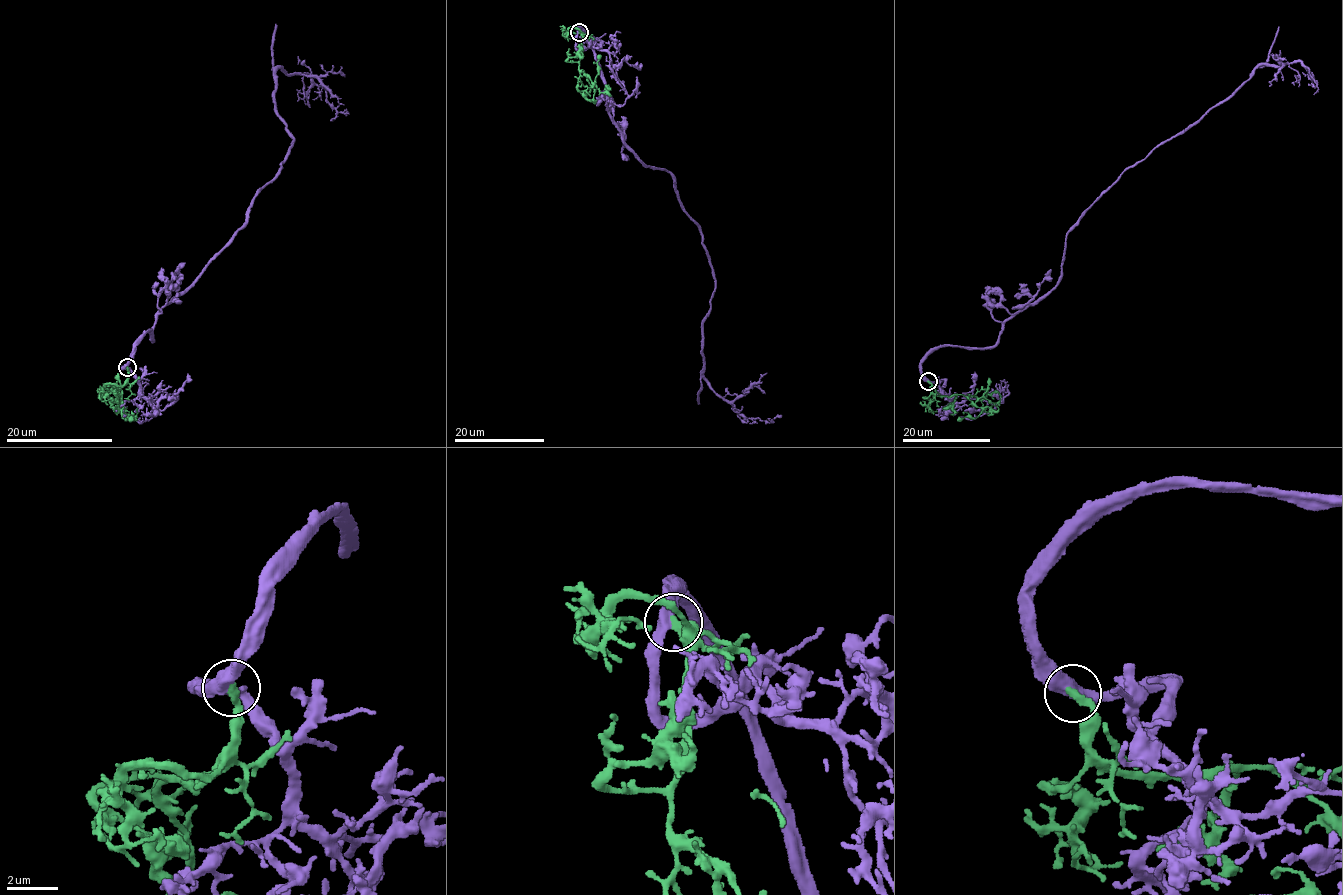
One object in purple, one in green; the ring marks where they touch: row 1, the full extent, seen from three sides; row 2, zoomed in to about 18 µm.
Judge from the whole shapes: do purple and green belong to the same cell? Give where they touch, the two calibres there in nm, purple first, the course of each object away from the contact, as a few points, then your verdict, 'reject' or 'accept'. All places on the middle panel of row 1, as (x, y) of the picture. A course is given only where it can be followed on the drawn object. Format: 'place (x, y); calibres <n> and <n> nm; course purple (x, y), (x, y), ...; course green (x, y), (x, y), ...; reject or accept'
place (579, 32); calibres 440 and 320 nm; course purple (579, 32), (622, 137), (639, 161), (668, 170), (701, 232), (716, 285), (701, 373), (745, 417), (781, 414); course green (579, 32), (582, 34), (579, 69), (593, 82), (601, 54); accept

